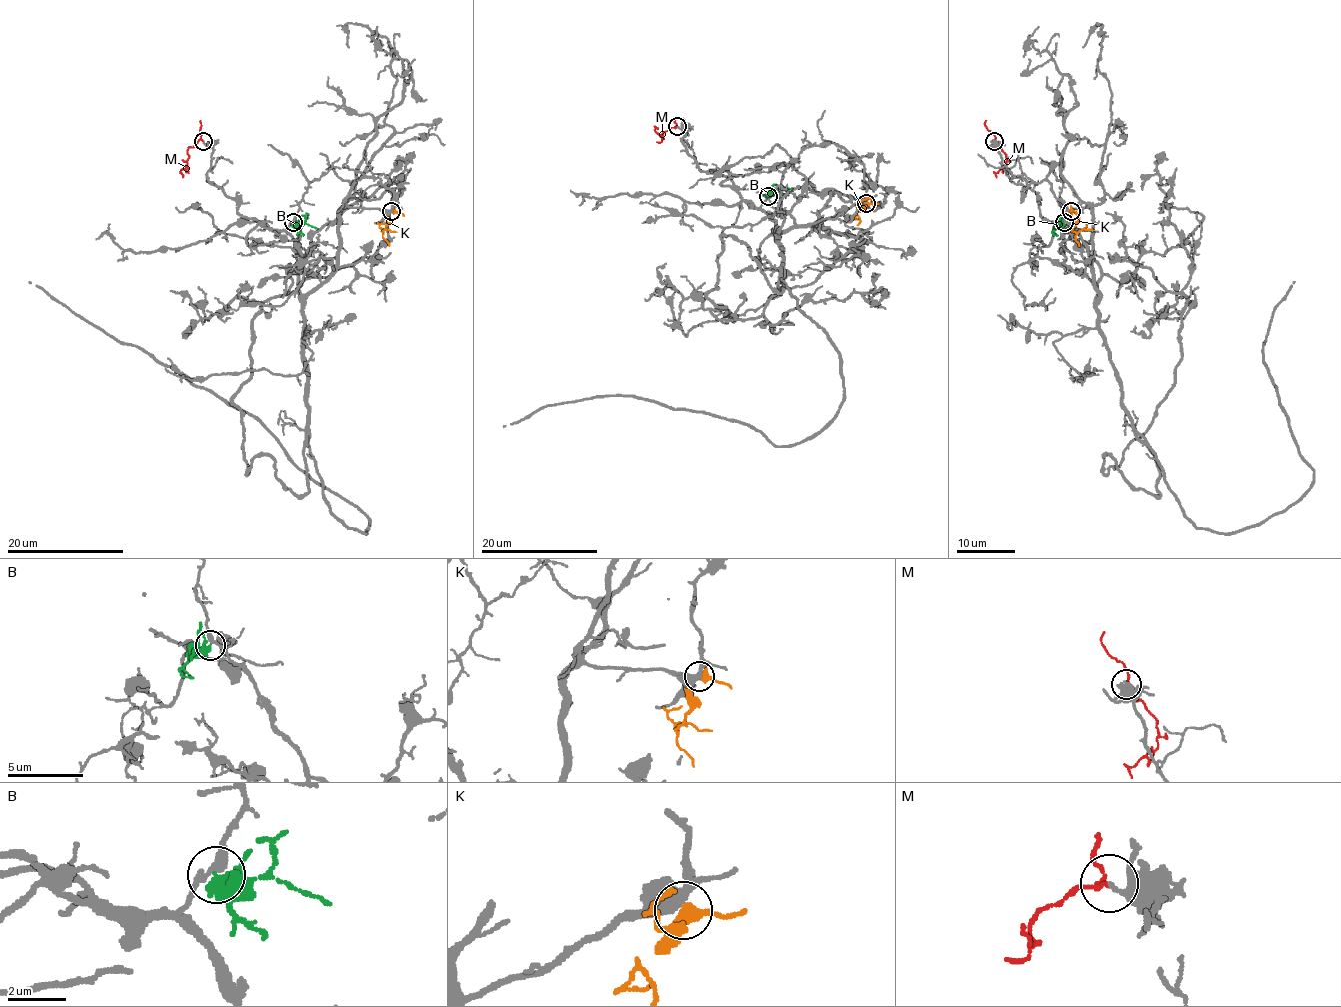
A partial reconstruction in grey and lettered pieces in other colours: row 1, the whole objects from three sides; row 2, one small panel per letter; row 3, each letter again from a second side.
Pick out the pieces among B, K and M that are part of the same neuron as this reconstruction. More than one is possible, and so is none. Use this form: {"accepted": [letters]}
{"accepted": ["M"]}

